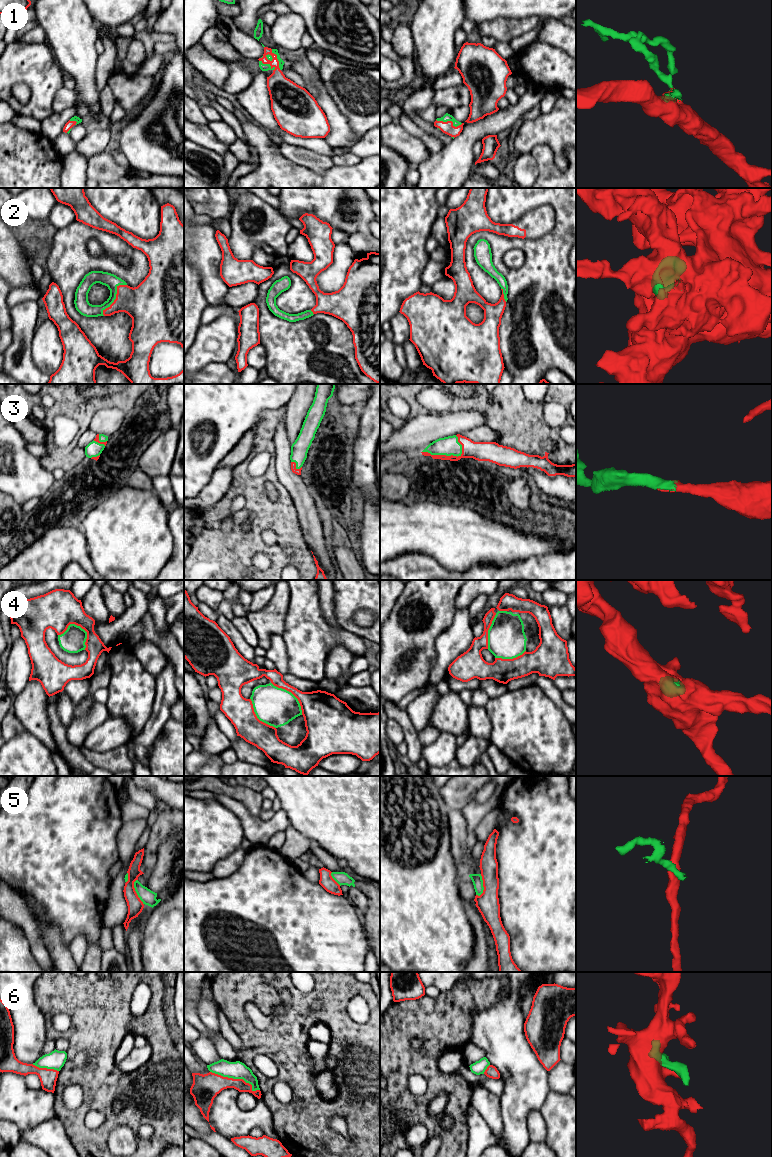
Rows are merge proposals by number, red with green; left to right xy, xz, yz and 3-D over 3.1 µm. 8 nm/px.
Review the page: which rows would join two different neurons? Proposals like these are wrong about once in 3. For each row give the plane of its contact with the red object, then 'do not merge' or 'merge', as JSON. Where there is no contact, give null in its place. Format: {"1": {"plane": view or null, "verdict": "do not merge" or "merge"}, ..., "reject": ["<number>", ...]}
{"1": {"plane": "yz", "verdict": "do not merge"}, "2": {"plane": "xy", "verdict": "merge"}, "3": {"plane": "yz", "verdict": "merge"}, "4": {"plane": "xy", "verdict": "merge"}, "5": {"plane": "xy", "verdict": "do not merge"}, "6": {"plane": "xz", "verdict": "do not merge"}, "reject": ["1", "5", "6"]}

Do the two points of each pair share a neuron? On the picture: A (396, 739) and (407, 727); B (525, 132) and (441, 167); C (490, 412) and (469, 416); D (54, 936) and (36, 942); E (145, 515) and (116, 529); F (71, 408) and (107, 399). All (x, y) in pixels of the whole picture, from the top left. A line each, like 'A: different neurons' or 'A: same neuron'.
A: different neurons
B: different neurons
C: different neurons
D: different neurons
E: same neuron
F: same neuron

